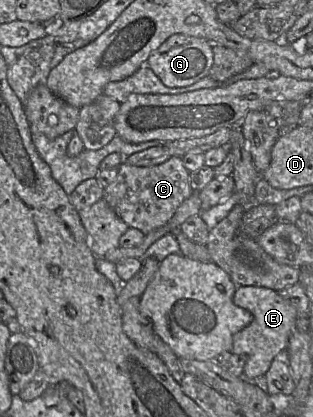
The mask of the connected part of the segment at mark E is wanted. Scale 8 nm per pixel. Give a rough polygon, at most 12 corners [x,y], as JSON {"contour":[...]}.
{"contour":[[237,286],[233,303],[253,315],[233,335],[247,380],[287,352],[297,311],[276,290]]}

